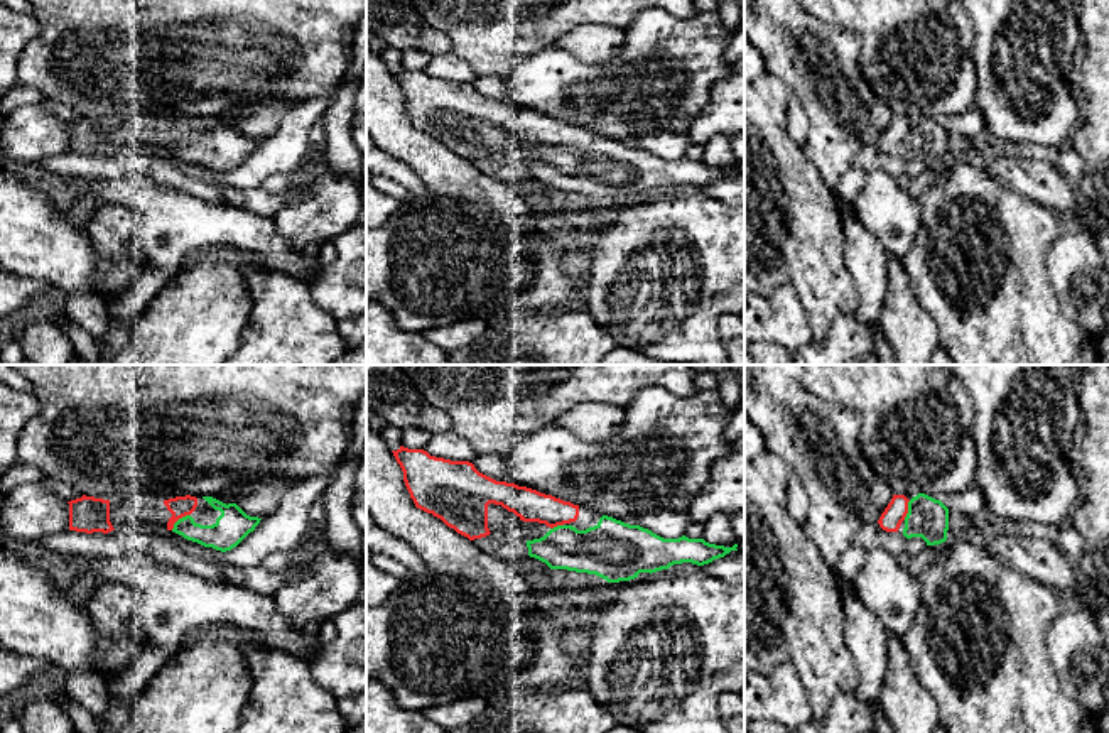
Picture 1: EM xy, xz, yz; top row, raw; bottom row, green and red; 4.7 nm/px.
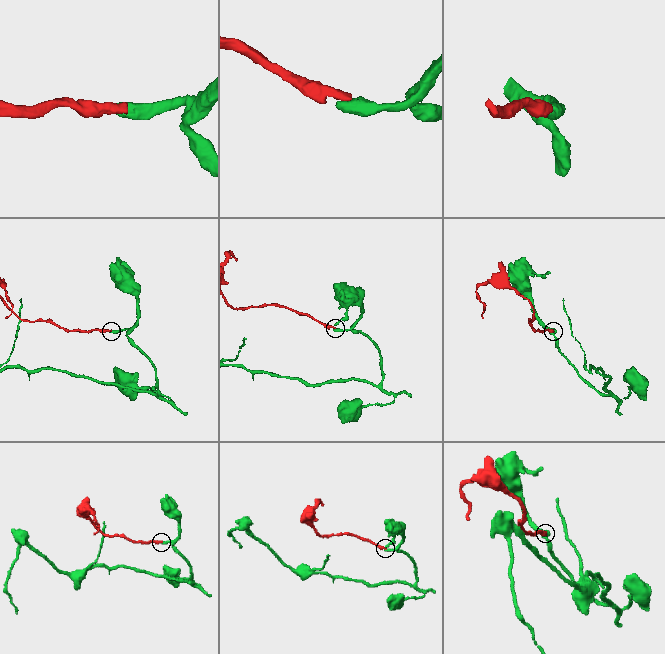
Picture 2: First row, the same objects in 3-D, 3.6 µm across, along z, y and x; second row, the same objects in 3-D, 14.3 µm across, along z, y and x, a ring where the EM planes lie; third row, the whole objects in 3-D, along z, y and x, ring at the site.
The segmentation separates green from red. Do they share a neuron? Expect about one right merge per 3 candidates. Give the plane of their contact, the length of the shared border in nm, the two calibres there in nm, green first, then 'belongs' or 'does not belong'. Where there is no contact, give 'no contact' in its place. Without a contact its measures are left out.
xy | 120 nm | 160/100 nm | belongs

